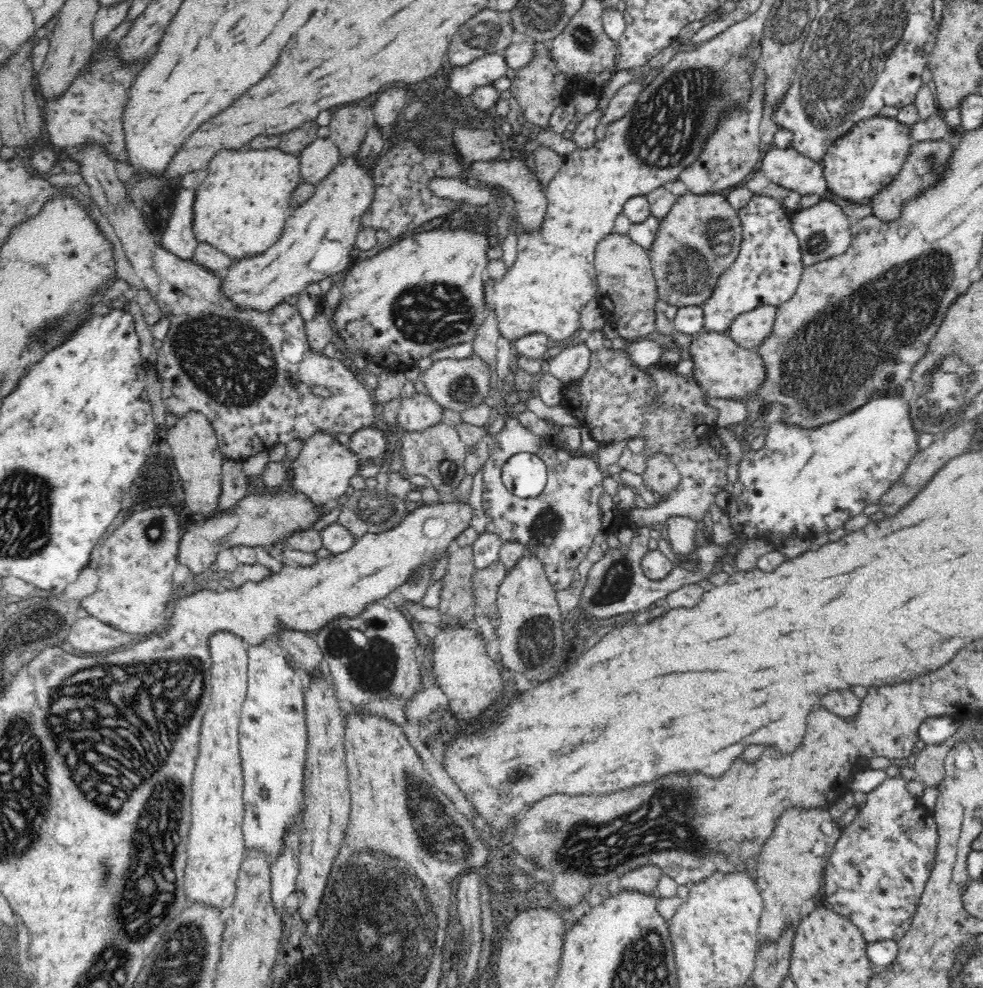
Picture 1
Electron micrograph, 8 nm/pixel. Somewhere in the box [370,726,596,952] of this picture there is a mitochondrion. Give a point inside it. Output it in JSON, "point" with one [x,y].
{"point":[430,818]}

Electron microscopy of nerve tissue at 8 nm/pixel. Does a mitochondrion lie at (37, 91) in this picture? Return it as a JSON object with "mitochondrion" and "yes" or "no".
{"mitochondrion":"no"}

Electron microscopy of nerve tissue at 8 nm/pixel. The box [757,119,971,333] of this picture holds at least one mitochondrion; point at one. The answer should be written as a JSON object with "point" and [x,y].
{"point":[818,243]}

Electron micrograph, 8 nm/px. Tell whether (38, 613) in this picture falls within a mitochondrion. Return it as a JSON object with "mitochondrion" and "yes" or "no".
{"mitochondrion":"no"}

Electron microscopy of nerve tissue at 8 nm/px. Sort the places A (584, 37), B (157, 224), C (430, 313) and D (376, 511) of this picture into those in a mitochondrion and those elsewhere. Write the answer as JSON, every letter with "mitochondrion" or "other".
{"A":"mitochondrion","B":"other","C":"mitochondrion","D":"mitochondrion"}

